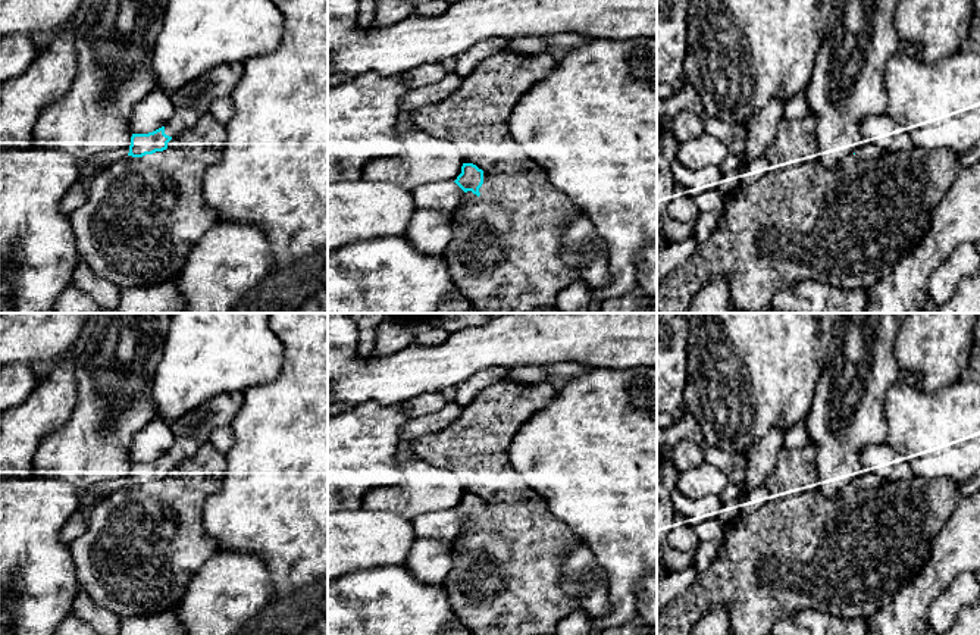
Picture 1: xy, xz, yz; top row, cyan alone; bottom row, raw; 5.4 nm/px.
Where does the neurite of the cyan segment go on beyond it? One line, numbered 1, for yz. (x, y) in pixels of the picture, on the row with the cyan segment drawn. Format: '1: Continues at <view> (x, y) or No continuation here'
1: No continuation here

